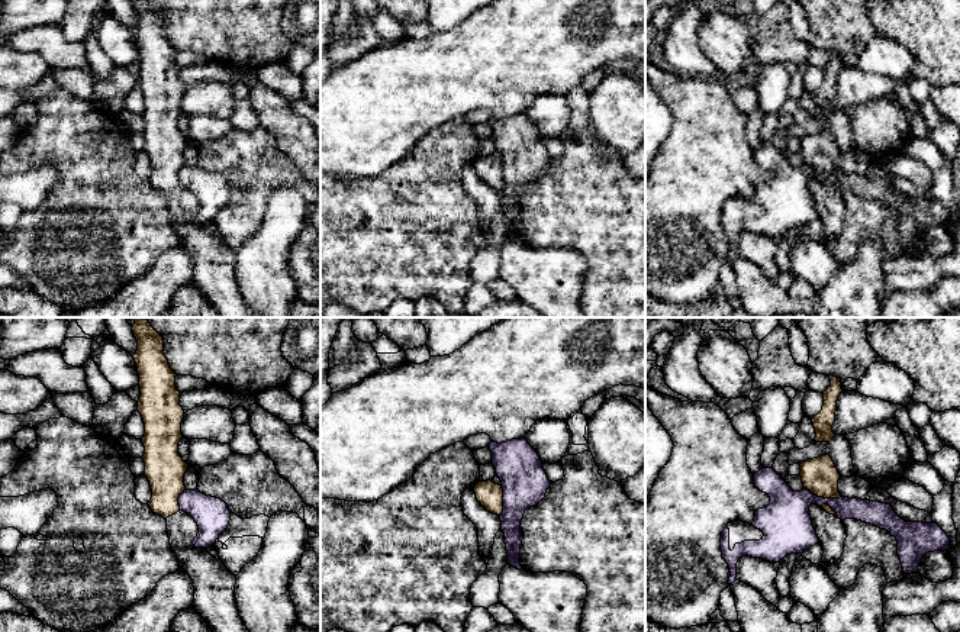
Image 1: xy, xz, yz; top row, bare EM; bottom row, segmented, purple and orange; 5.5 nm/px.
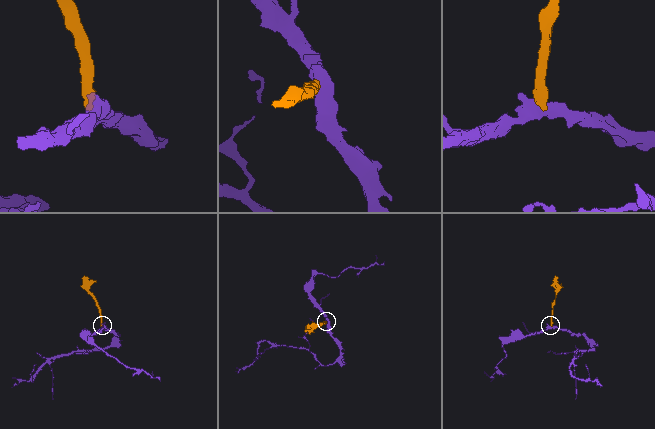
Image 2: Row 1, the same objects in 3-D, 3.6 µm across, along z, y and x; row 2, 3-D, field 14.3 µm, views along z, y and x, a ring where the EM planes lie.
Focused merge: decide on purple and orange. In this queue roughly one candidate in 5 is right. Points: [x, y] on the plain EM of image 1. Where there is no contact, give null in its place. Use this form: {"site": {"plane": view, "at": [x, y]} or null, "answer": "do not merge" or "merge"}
{"site": {"plane": "yz", "at": [822, 173]}, "answer": "do not merge"}

